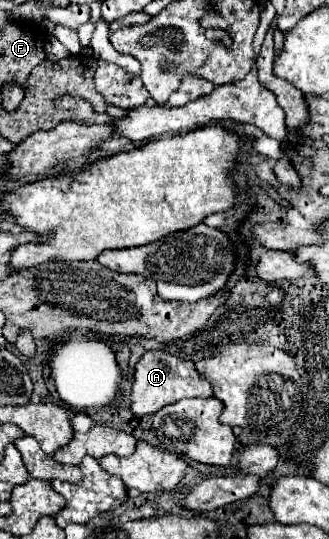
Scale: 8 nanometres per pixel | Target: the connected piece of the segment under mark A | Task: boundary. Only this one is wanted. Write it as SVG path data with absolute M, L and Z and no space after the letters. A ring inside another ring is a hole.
M148 351L136 363L134 385L132 385L132 411L136 415L156 413L158 409L174 401L180 401L184 397L212 397L212 395L214 393L210 383L204 377L200 377L192 361L184 361L166 351Z

